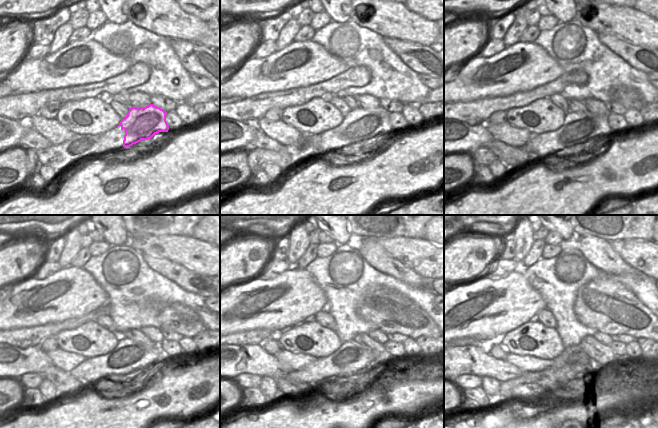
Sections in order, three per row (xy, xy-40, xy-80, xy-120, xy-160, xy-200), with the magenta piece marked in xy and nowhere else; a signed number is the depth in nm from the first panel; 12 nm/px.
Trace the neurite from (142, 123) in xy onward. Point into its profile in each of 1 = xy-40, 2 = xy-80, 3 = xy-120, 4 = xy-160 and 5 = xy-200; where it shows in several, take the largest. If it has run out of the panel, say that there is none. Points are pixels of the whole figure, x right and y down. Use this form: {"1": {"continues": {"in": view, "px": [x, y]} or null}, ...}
{"1": {"continues": {"in": "xy-40", "px": [365, 125]}}, "2": {"continues": {"in": "xy-80", "px": [590, 127]}}, "3": {"continues": {"in": "xy-120", "px": [141, 356]}}, "4": {"continues": {"in": "xy-160", "px": [363, 356]}}, "5": {"continues": {"in": "xy-200", "px": [577, 348]}}}

